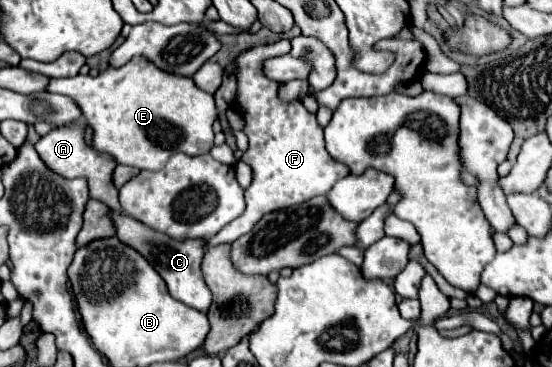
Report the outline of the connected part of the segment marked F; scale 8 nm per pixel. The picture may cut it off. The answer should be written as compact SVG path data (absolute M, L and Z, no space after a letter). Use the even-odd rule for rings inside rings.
M278 41L274 45L256 45L246 49L234 59L238 91L234 99L234 111L242 115L244 127L250 145L242 155L242 161L252 167L252 183L246 189L246 211L242 217L228 223L222 231L208 237L206 247L220 243L232 243L238 237L246 235L266 213L280 211L298 203L304 203L316 195L324 195L332 185L350 173L348 165L334 161L326 147L322 127L316 121L314 113L308 113L302 101L282 101L278 97L278 81L270 81L262 73L262 61L286 55L291 50L291 41Z

